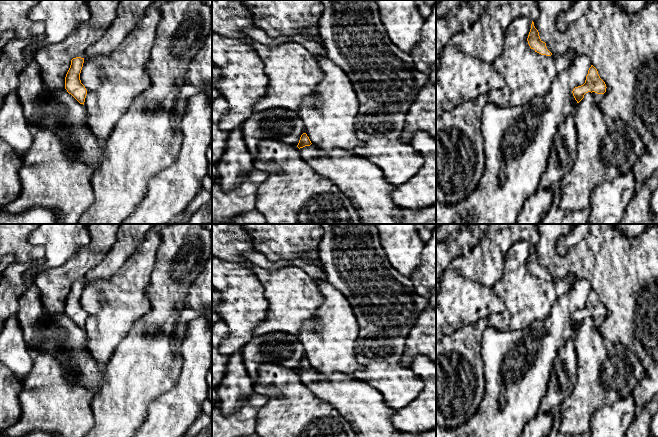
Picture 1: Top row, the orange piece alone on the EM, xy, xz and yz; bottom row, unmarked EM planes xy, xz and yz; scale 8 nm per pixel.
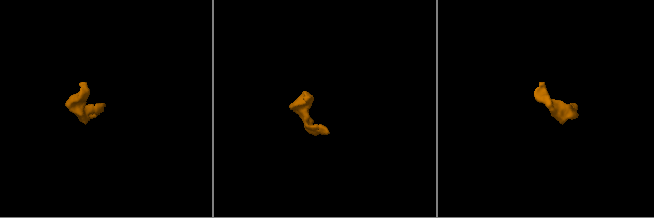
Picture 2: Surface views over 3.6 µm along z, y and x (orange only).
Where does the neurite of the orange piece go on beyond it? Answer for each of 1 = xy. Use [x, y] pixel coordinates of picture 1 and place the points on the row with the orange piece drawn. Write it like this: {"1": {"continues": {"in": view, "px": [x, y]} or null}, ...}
{"1": {"continues": null}}

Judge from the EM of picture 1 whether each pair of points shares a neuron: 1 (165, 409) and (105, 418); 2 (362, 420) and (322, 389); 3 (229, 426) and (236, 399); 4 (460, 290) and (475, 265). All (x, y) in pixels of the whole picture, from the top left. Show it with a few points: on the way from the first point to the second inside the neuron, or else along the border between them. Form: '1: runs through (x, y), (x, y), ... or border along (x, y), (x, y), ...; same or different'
1: border along (162, 394), (150, 403), (146, 419), (139, 426); different
2: runs through (359, 408), (343, 392), (334, 392); same
3: border along (251, 395), (233, 412), (226, 414), (222, 412); different
4: border along (448, 267), (452, 267), (461, 275), (490, 287); different

